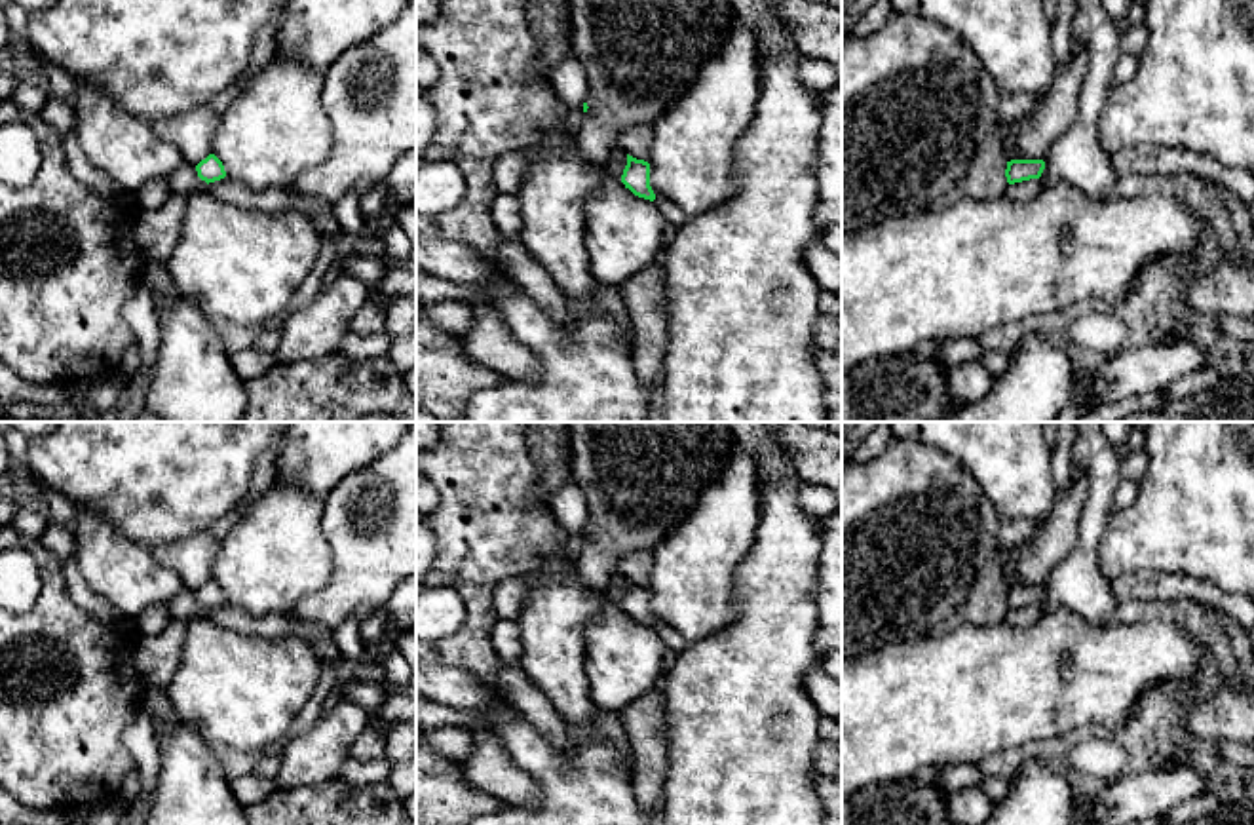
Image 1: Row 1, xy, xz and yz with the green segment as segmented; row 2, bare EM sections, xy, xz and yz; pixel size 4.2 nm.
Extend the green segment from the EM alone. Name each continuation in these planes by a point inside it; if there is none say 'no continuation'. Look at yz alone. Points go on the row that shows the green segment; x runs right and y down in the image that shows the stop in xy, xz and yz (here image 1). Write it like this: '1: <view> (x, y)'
no continuation

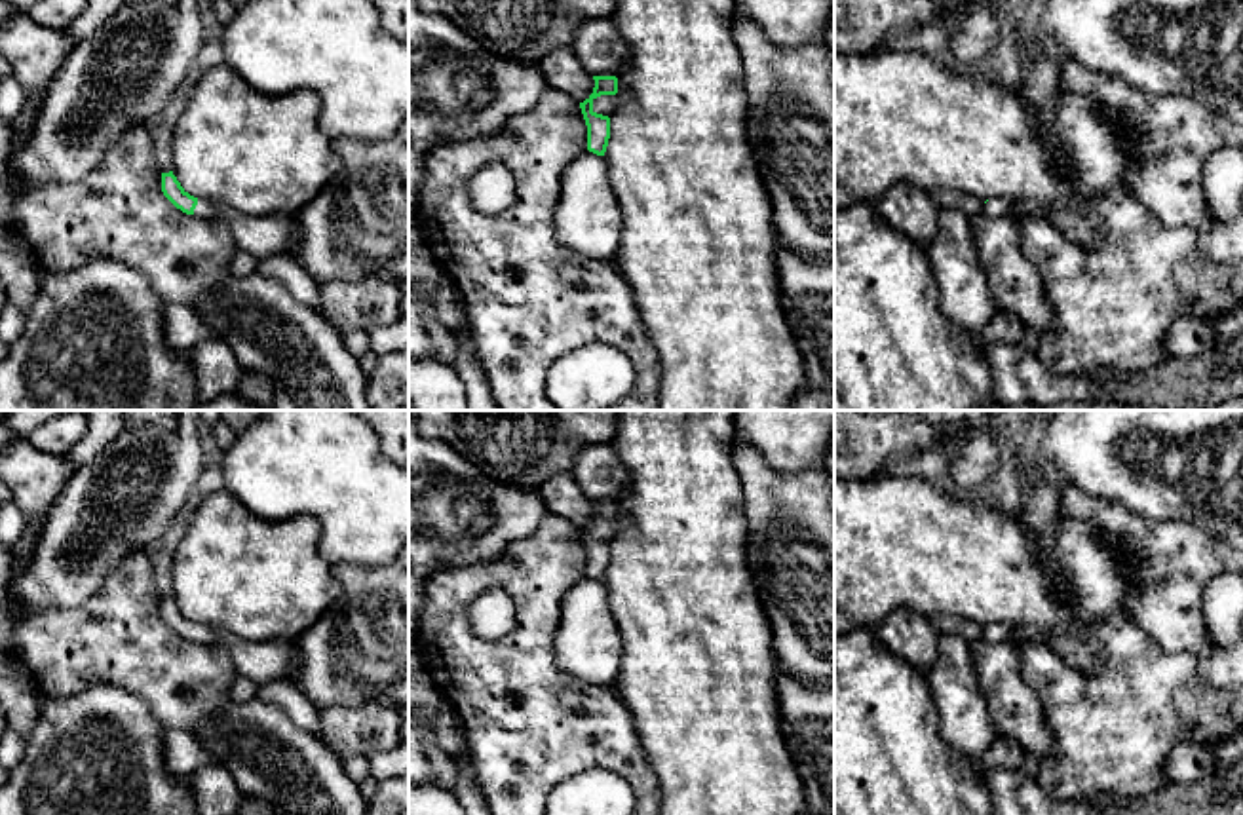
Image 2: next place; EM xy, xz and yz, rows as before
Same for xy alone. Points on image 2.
1: xy (261, 236)

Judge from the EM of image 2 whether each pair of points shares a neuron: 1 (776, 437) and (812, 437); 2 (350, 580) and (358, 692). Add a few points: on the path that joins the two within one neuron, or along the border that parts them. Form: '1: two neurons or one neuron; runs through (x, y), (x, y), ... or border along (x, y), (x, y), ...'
1: one neuron; runs through (785, 437), (803, 437)
2: one neuron; runs through (350, 608), (350, 622), (344, 629), (344, 663)

